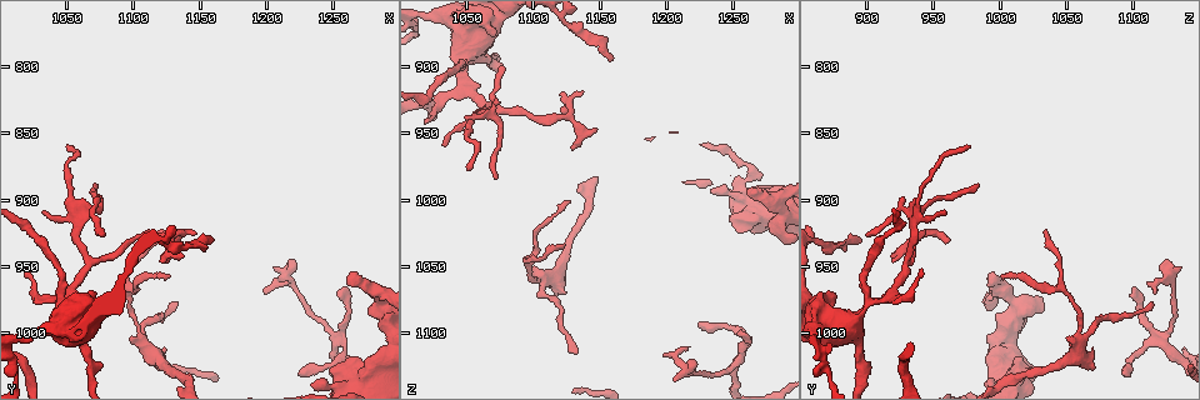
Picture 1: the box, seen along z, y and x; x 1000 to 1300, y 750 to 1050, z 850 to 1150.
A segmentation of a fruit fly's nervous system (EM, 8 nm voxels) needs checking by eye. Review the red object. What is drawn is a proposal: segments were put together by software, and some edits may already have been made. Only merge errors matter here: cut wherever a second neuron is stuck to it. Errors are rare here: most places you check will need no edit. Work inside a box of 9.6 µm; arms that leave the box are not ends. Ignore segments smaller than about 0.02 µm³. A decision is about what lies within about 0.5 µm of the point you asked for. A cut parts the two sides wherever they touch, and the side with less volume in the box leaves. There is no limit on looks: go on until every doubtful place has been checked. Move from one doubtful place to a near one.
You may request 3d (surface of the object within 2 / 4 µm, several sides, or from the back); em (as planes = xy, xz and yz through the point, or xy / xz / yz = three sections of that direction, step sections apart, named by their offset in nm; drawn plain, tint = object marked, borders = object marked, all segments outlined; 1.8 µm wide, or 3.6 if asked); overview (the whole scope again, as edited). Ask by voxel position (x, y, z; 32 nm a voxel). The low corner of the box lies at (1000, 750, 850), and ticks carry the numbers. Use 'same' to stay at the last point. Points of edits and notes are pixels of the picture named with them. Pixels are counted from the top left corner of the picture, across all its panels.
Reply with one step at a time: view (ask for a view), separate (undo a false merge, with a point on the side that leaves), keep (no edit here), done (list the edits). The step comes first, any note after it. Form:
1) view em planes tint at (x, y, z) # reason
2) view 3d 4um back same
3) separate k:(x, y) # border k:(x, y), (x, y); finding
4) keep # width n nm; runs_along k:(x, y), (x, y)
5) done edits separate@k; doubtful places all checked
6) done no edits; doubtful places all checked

view 3d 4um at (1266, 1034, 1006) # thick turns thin

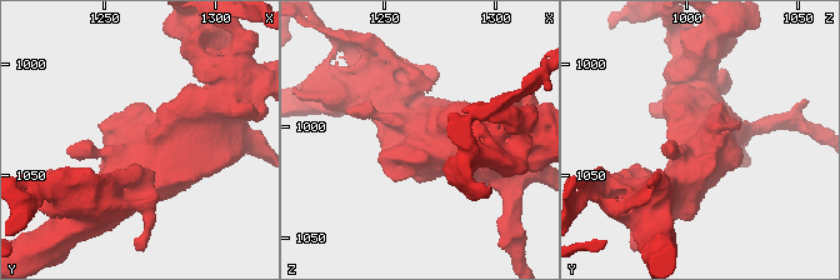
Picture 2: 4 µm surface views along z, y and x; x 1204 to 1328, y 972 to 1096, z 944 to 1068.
view em 3.6um planes tint at (1264, 1035, 1008) # need the tissue

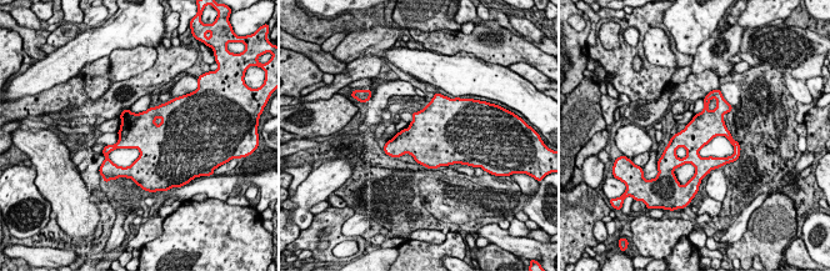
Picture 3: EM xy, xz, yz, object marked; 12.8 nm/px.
keep # all the same neuron

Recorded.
view 3d 2um at (1280, 970, 1004) # sharp bend

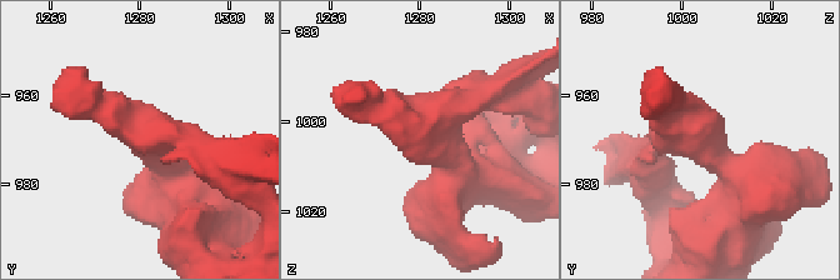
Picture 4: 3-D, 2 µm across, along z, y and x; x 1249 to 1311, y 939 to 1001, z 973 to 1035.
view em planes tint at (1282, 968, 1003) # shape alone is not enough

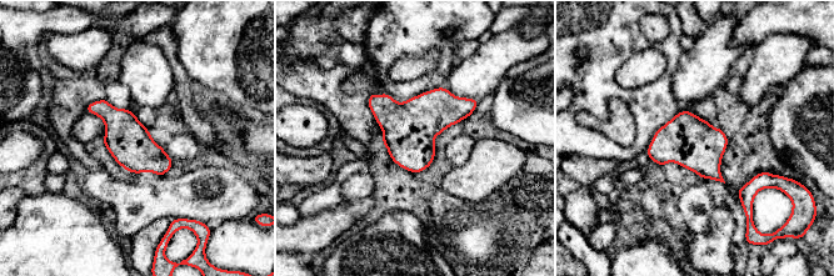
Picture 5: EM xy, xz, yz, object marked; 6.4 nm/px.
keep # all the same neuron

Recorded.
view 3d 2um at (1058, 916, 934)

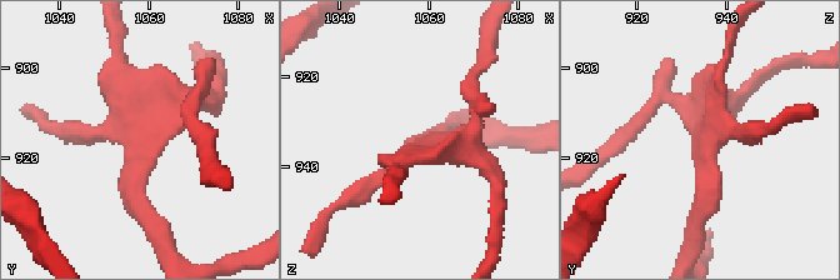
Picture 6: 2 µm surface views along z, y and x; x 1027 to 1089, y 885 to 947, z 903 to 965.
view em yz step 8 tint at (1059, 917, 935)

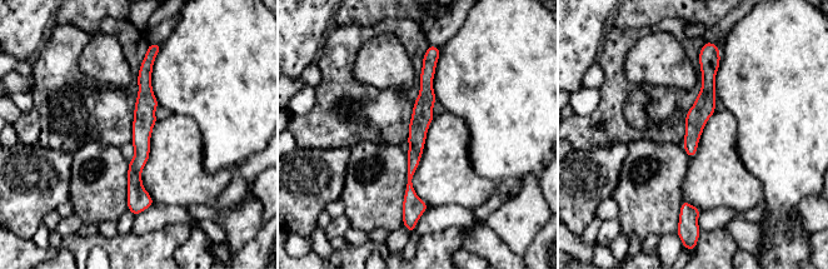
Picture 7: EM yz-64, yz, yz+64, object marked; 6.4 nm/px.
keep # runs_along 7:(432, 56), (409, 177), (412, 205); continuous, no second neuron

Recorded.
done no edits; doubtful places all checked

